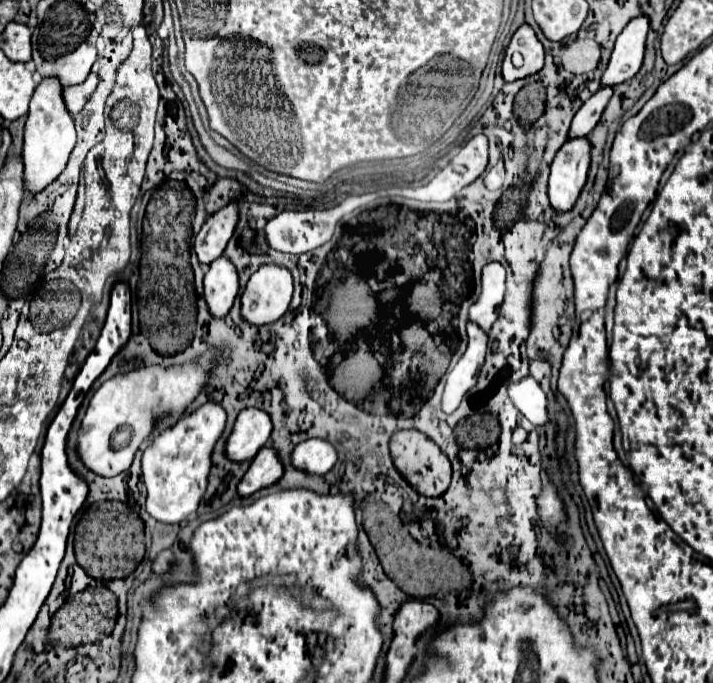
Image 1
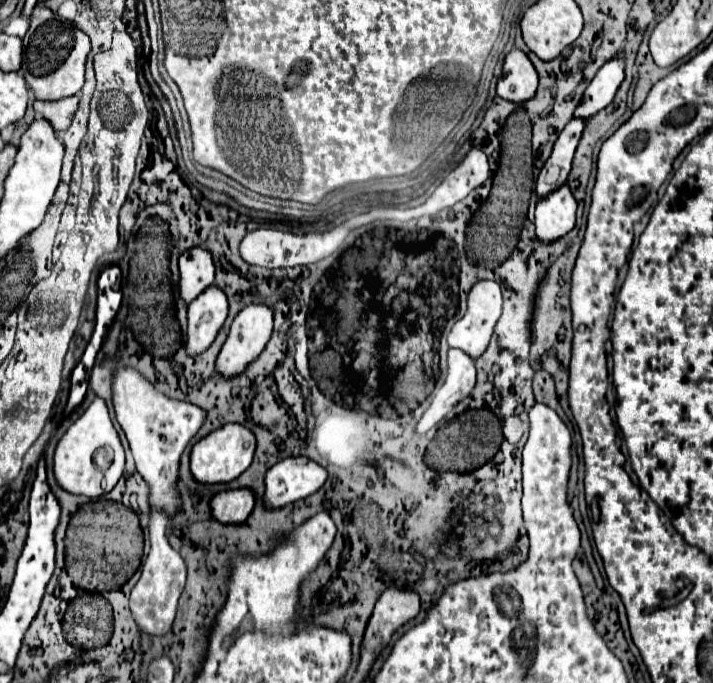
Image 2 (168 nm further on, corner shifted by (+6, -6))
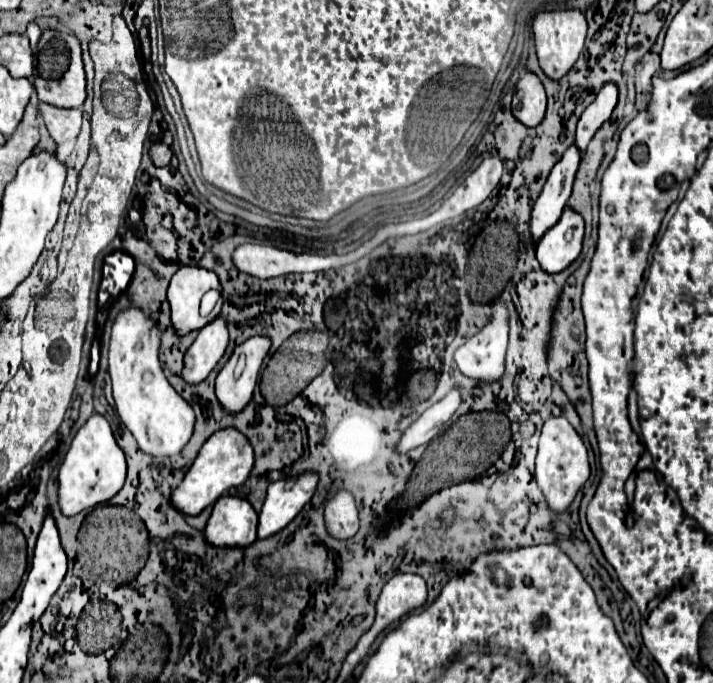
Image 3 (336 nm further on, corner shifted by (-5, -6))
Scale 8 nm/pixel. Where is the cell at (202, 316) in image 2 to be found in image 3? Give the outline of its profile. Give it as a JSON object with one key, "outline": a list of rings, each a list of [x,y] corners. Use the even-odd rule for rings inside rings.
{"outline":[[[216,317],[210,325],[206,325],[198,333],[196,341],[186,351],[182,379],[188,385],[202,383],[210,375],[210,371],[218,365],[218,361],[222,359],[226,345],[228,345],[226,321],[222,317]]]}

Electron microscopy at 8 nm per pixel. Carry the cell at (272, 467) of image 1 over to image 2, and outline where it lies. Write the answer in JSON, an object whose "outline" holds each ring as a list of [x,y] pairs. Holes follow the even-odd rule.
{"outline":[[[235,489],[235,491],[221,491],[211,499],[213,517],[221,523],[243,523],[255,505],[255,491],[253,489]]]}

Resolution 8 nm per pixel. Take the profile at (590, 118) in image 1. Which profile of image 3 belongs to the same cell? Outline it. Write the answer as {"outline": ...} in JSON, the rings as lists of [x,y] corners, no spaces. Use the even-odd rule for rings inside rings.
{"outline":[[[572,145],[564,153],[564,157],[554,165],[540,197],[536,199],[530,215],[530,241],[538,243],[542,235],[554,227],[568,203],[568,197],[572,193],[574,175],[580,165],[580,153]]]}

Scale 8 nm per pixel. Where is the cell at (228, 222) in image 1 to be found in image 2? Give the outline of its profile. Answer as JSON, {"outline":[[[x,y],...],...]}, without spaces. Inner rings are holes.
{"outline":[[[193,247],[179,257],[181,297],[191,303],[215,279],[213,255],[205,247]]]}

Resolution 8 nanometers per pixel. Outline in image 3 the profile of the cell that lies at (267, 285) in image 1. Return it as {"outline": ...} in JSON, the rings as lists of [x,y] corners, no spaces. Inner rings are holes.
{"outline":[[[256,335],[238,345],[216,377],[216,397],[230,415],[240,413],[252,399],[260,365],[270,349],[270,339]]]}

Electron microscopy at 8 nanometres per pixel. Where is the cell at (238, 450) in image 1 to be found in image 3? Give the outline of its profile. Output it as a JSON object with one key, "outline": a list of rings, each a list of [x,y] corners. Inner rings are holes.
{"outline":[[[236,429],[216,431],[200,449],[196,461],[188,469],[182,483],[172,491],[172,507],[182,515],[200,515],[208,505],[214,505],[228,489],[242,485],[254,467],[254,451],[244,435]]]}

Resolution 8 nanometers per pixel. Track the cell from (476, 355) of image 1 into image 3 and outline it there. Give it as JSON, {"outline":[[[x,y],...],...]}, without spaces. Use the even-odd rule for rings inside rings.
{"outline":[[[452,389],[442,401],[426,409],[400,437],[396,451],[398,453],[408,453],[410,449],[416,449],[420,445],[428,445],[440,429],[448,423],[448,419],[454,415],[454,411],[460,405],[460,391]]]}

